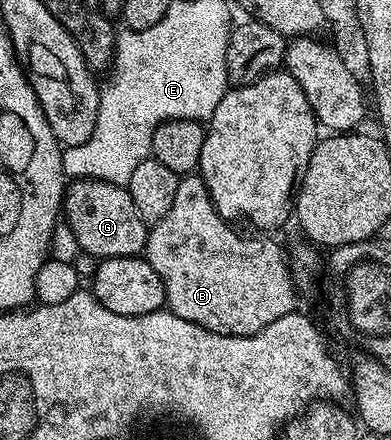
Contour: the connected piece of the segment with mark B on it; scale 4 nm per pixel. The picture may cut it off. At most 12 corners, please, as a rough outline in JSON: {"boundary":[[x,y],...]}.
{"boundary":[[198,175],[150,226],[166,308],[248,337],[296,312],[288,254]]}

